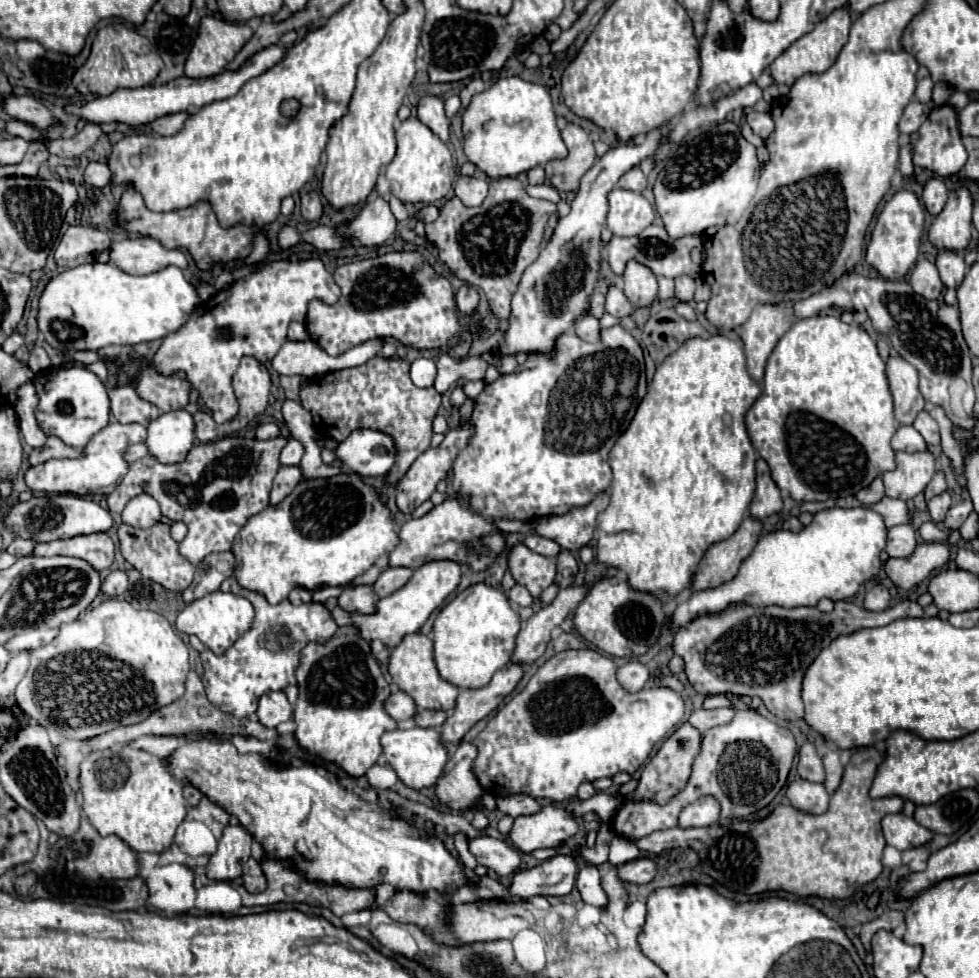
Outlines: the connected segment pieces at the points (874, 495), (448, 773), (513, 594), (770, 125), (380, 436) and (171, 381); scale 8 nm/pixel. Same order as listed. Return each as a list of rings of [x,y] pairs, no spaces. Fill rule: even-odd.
[[[880,477],[874,479],[874,481],[872,481],[868,487],[864,487],[862,491],[856,493],[856,499],[858,499],[860,503],[864,503],[864,505],[874,505],[874,503],[878,503],[882,497],[884,497],[884,485],[882,485],[882,479],[880,479]]]
[[[462,741],[454,753],[454,759],[448,759],[442,777],[438,777],[436,781],[438,801],[452,811],[472,809],[482,797],[482,787],[472,773],[472,763],[476,755],[478,751],[474,743]]]
[[[514,585],[510,591],[508,591],[508,599],[514,601],[516,605],[520,607],[528,607],[532,603],[532,595],[526,591],[526,587],[522,585]]]
[[[750,111],[750,113],[746,115],[746,123],[748,123],[748,125],[752,127],[752,131],[754,131],[758,137],[762,137],[762,139],[766,139],[766,137],[772,133],[772,129],[774,129],[774,121],[772,121],[770,113]]]
[[[358,429],[336,445],[334,455],[352,473],[362,477],[378,477],[386,475],[394,465],[396,449],[388,435],[372,429]]]
[[[146,367],[136,385],[136,393],[142,399],[156,405],[162,413],[166,413],[186,407],[190,395],[190,383],[182,373],[162,377],[152,367]]]

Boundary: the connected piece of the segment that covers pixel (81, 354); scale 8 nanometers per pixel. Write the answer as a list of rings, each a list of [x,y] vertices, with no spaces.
[[[74,351],[74,353],[70,353],[70,357],[74,357],[74,361],[82,363],[82,365],[88,365],[88,363],[94,363],[100,359],[100,355],[96,351]]]

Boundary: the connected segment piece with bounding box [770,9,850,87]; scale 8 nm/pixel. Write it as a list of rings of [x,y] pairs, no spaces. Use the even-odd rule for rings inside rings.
[[[836,9],[832,11],[824,21],[820,21],[814,31],[806,33],[804,37],[796,39],[774,63],[770,63],[770,75],[776,85],[794,85],[796,79],[800,79],[806,73],[824,73],[830,69],[840,53],[840,49],[848,41],[848,31],[850,31],[850,13],[846,9]]]

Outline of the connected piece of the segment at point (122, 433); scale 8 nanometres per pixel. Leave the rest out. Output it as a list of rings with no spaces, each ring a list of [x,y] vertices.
[[[110,423],[100,433],[92,437],[86,445],[86,457],[82,459],[50,459],[46,463],[34,465],[24,473],[24,481],[32,491],[44,493],[76,493],[76,495],[111,493],[122,481],[128,471],[128,463],[124,461],[124,451],[132,443],[140,443],[146,439],[146,427],[138,423]]]

